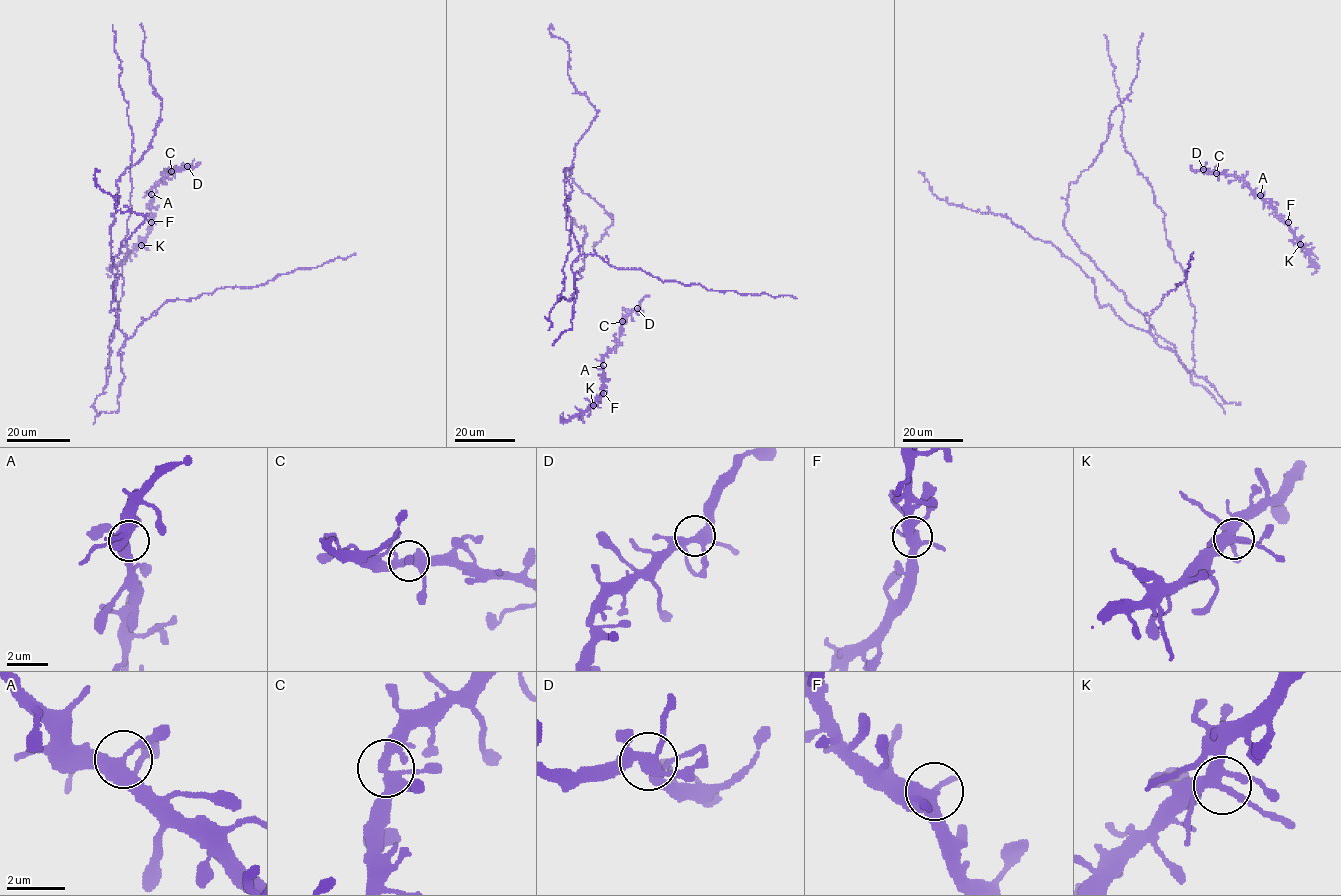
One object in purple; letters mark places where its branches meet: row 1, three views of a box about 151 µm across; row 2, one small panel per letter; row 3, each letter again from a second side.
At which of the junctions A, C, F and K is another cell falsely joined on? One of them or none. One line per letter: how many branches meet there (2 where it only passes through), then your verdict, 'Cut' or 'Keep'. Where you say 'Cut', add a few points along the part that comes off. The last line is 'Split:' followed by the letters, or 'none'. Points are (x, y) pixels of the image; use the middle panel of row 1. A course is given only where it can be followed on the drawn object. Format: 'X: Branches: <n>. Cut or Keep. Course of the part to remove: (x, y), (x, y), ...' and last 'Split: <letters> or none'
A: Branches: 4. Keep
C: Branches: 6. Keep
F: Branches: 4. Keep
K: Branches: 6. Keep
Split: none

